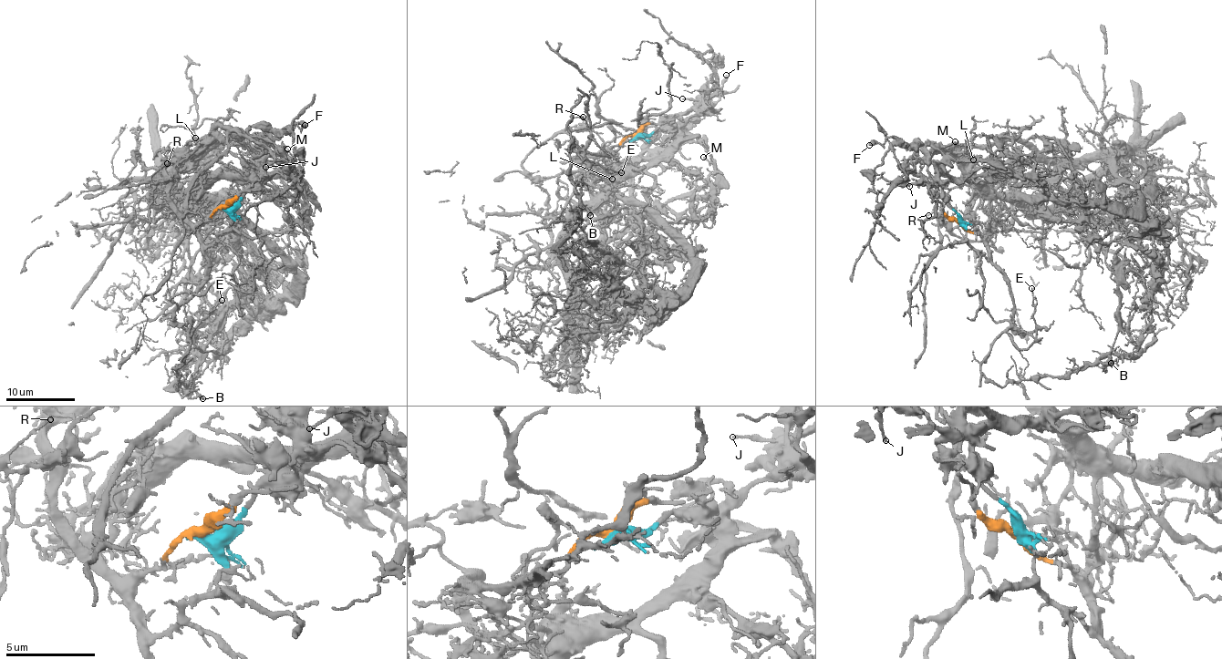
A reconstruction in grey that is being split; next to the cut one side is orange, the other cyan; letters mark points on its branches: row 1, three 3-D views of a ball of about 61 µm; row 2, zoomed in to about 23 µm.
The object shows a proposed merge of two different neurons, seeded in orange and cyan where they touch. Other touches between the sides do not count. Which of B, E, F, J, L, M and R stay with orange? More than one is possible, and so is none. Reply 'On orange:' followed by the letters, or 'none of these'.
On orange: B, E, R

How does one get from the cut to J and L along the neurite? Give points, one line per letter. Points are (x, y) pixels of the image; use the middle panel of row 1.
J: (636, 137), (664, 128), (693, 137), (699, 143), (687, 136), (688, 115), (698, 99), (681, 99)
L: (636, 137), (664, 128), (695, 137), (697, 142), (665, 147), (651, 156), (624, 161), (611, 179)

